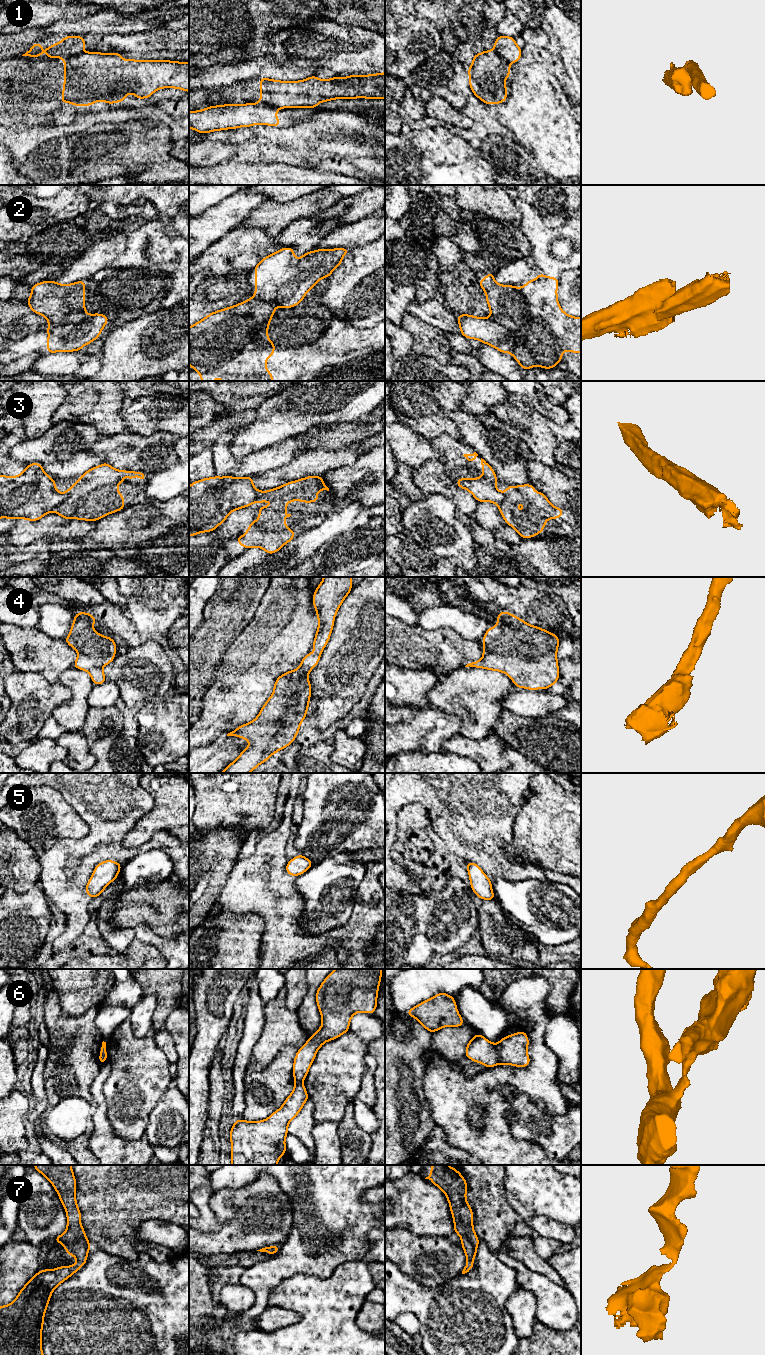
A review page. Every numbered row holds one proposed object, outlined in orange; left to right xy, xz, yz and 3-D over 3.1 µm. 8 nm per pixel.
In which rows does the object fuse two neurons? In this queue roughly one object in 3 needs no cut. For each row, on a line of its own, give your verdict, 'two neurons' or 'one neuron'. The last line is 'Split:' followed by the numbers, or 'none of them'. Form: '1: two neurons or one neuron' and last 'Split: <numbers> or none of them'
1: two neurons
2: two neurons
3: two neurons
4: one neuron
5: one neuron
6: two neurons
7: one neuron
Split: 1, 2, 3, 6

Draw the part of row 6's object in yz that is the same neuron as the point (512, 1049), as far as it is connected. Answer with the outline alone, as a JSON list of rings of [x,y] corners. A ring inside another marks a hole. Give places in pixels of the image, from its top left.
[[[526,1031],[505,1036],[497,1045],[500,1064],[516,1067],[527,1067],[530,1064],[530,1057],[527,1053],[529,1039]]]

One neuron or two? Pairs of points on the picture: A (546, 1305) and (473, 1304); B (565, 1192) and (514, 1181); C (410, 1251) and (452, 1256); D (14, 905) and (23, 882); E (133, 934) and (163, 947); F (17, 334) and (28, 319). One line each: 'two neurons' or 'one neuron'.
A: one neuron
B: one neuron
C: one neuron
D: two neurons
E: one neuron
F: one neuron

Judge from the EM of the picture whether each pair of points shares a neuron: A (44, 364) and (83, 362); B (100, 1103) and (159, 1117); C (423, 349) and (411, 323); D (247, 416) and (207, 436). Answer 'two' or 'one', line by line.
A: one
B: two
C: one
D: one

